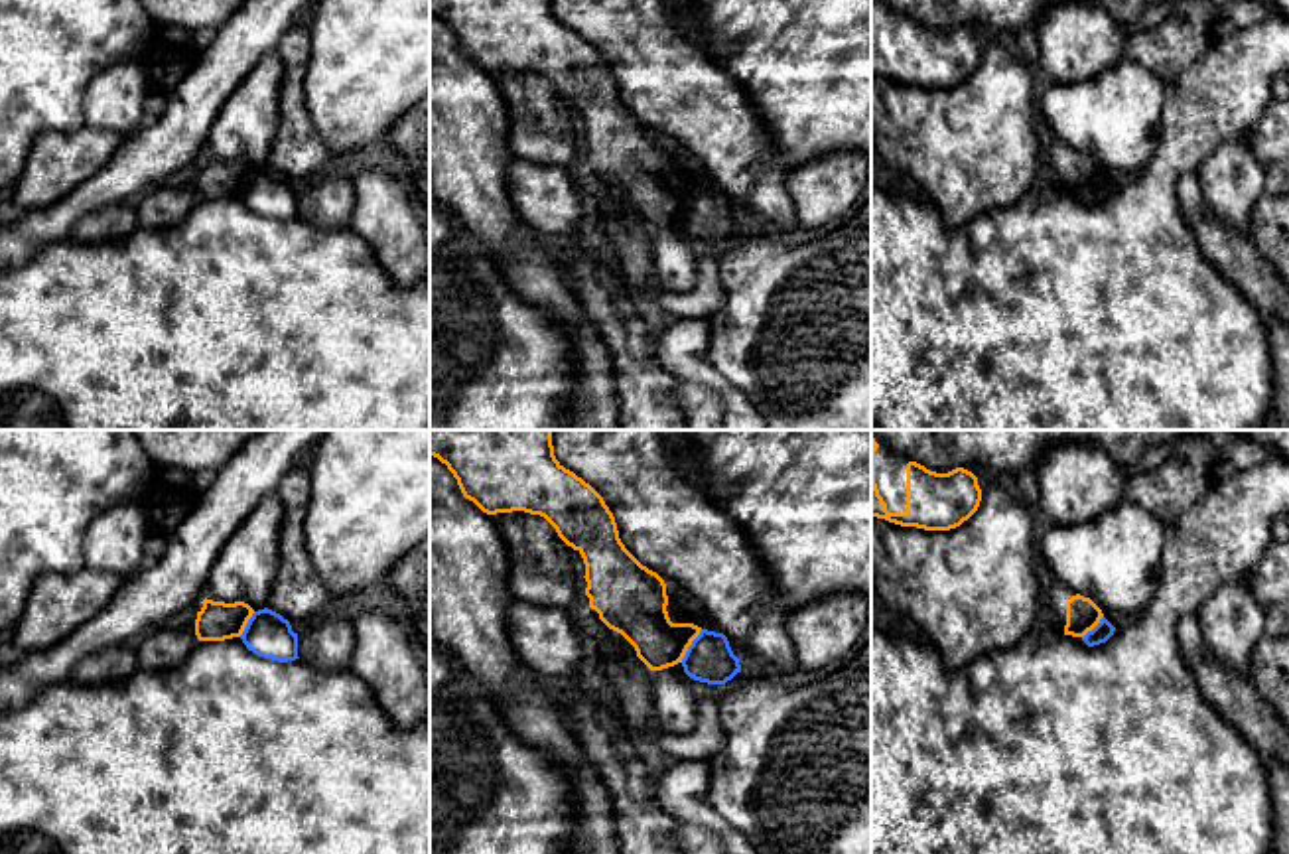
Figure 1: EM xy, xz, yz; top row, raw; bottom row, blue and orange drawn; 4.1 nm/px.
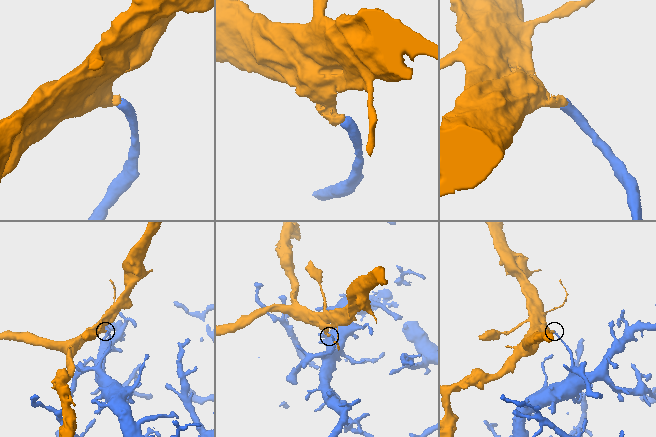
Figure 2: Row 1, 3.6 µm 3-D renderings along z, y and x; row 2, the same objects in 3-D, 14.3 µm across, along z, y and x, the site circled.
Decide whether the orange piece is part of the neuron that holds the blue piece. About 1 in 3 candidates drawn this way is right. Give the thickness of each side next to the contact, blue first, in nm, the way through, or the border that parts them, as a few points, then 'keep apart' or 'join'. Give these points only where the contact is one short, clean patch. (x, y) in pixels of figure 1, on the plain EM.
190/220 nm | along xz (702, 188), (680, 219) | keep apart

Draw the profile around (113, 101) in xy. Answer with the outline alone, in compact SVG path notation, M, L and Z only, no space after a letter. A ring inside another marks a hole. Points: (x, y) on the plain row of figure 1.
M124 59L93 77L85 91L85 124L120 136L134 134L144 122L150 81L144 63Z

